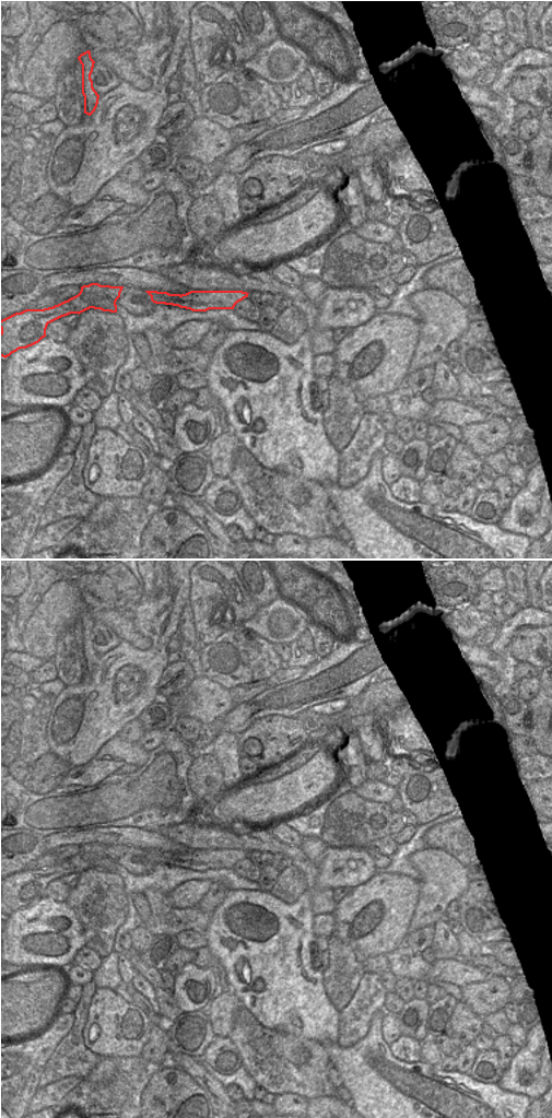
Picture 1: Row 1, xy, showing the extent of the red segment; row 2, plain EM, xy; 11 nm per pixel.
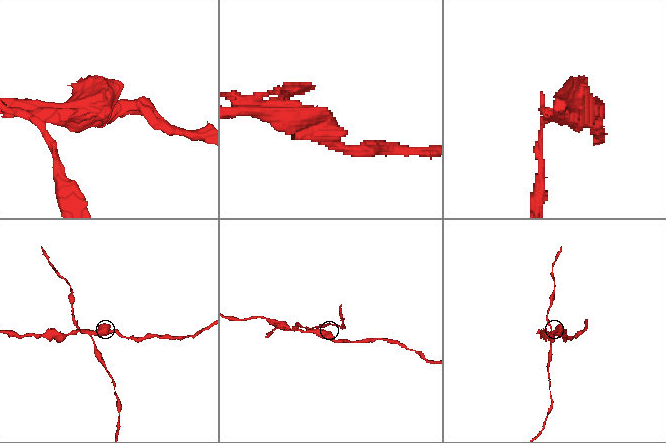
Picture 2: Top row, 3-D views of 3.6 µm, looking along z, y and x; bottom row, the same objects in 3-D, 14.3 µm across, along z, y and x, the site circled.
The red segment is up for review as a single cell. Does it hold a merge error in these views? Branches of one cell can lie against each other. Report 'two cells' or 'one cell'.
two cells

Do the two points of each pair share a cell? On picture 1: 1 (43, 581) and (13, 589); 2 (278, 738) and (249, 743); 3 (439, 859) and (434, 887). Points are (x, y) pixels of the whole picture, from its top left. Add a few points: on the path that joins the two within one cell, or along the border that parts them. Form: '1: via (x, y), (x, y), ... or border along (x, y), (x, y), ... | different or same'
1: border along (28, 571), (28, 585), (15, 598) | different
2: via (271, 739), (267, 742), (256, 743) | same
3: via (439, 866), (439, 881) | same

